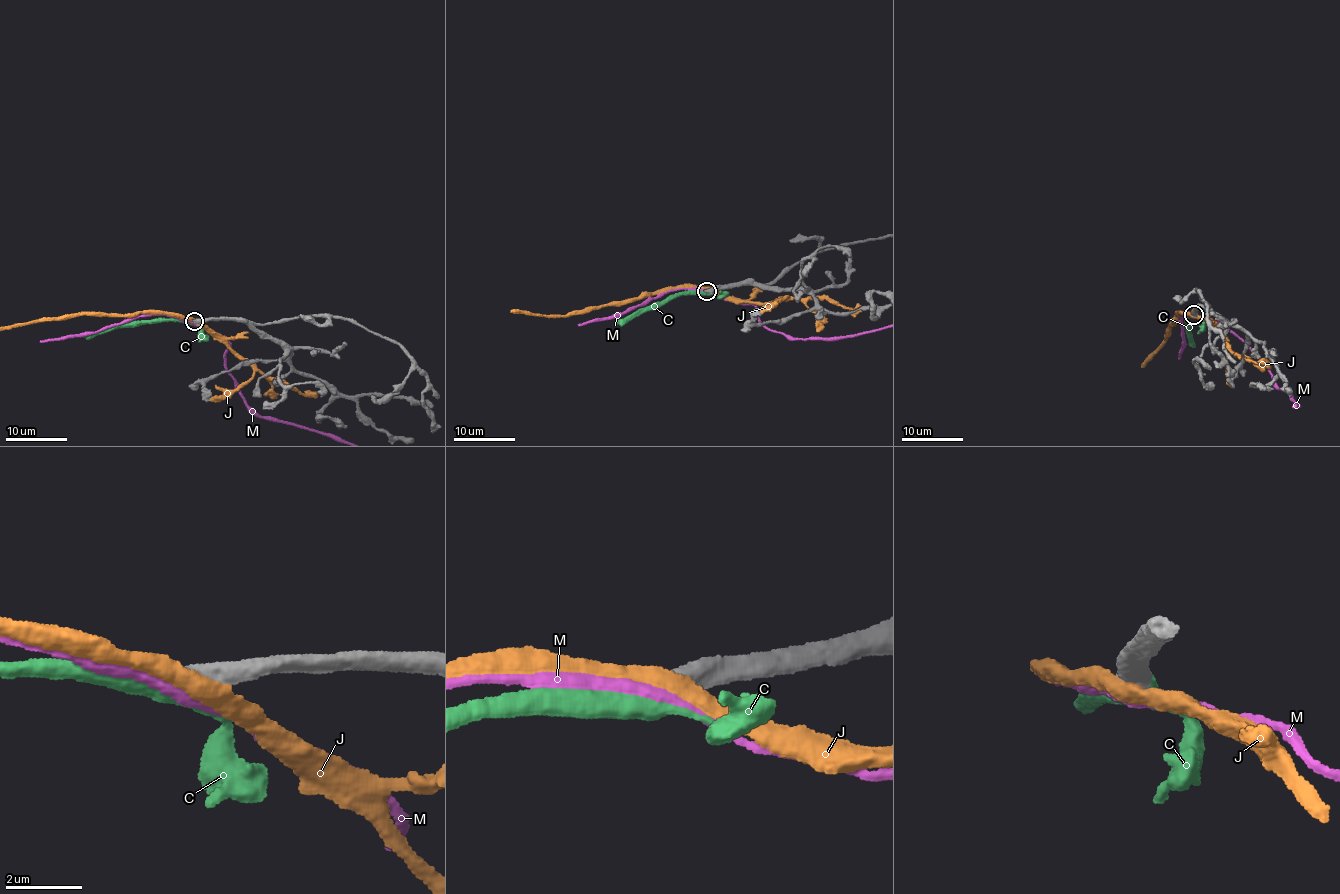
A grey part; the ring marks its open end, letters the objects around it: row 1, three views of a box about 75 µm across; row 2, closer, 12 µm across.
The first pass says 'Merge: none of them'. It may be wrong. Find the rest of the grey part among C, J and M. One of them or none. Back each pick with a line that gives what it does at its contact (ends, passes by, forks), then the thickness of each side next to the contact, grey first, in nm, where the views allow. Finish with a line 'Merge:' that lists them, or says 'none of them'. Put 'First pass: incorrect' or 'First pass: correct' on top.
First pass: incorrect
C: It passes by. Thickness 650 nm (grey) against 500 nm
Merge: C

